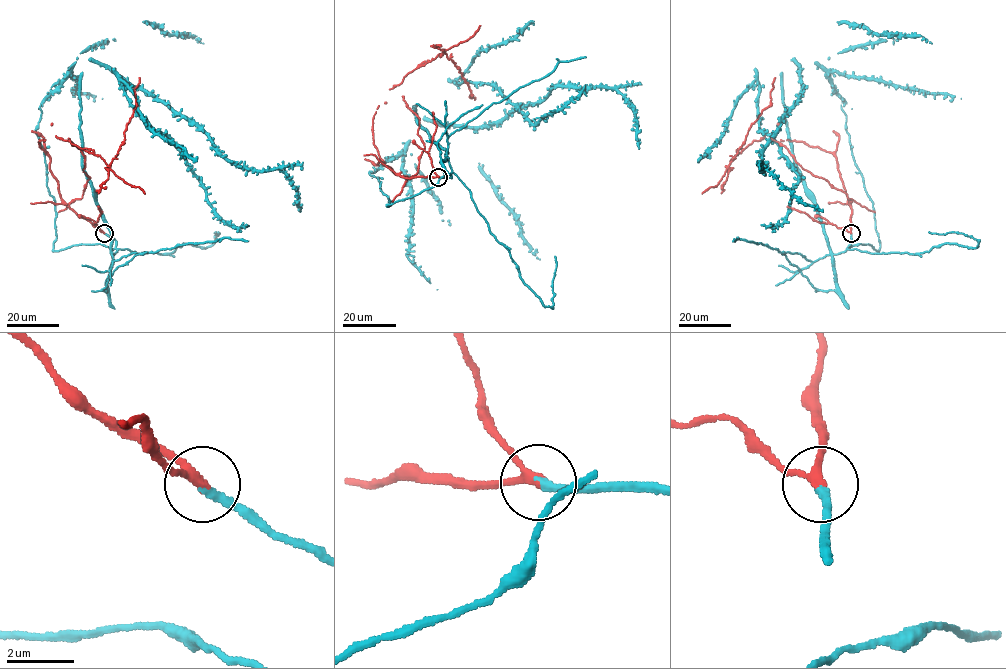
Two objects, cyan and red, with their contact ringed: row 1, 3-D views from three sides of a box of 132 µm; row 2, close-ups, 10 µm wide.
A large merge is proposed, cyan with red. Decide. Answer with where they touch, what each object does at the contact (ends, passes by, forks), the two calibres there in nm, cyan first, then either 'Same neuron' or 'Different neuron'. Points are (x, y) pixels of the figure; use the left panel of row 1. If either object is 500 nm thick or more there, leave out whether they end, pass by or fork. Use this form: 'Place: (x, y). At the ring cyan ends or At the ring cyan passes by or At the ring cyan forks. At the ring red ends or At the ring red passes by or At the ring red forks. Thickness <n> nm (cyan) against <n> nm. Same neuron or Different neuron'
Place: (104, 233). At the ring cyan ends. At the ring red passes by. Thickness 280 nm (cyan) against 240 nm. Same neuron

